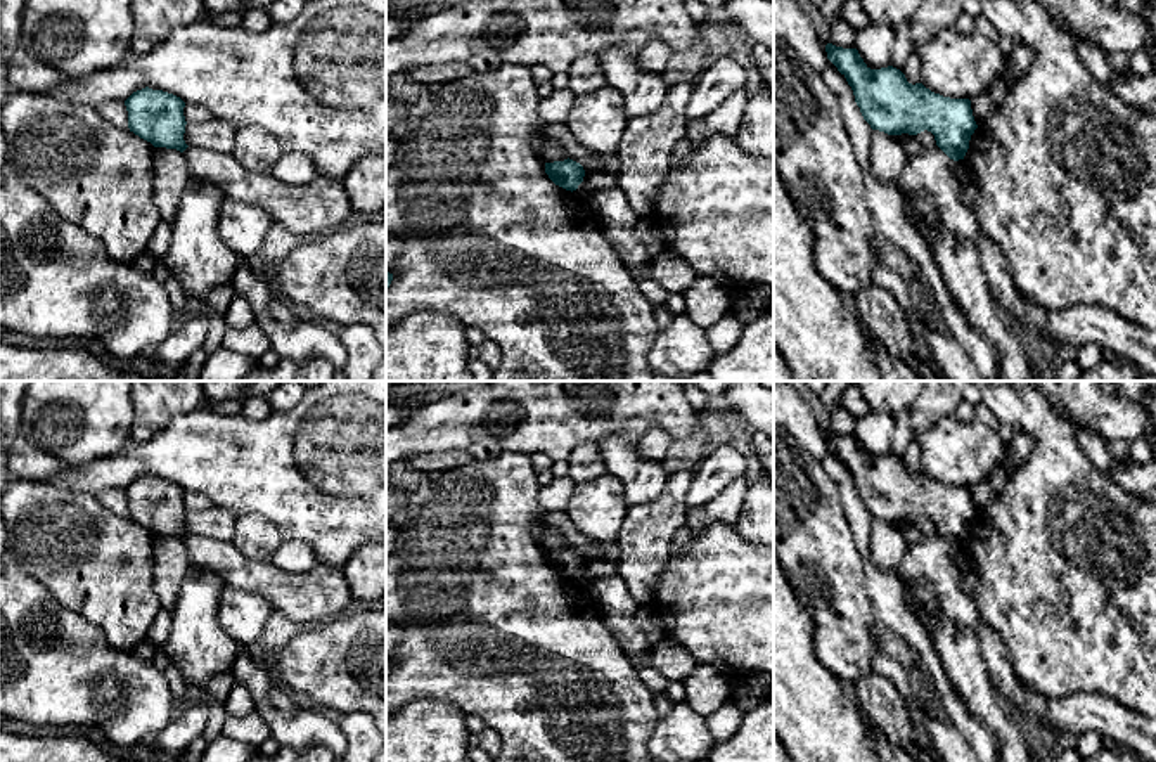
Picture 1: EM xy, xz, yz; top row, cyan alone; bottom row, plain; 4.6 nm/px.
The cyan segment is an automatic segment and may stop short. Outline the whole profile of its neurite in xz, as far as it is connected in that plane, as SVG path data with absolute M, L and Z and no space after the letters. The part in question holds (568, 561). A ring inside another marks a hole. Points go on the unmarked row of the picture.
M569 546L564 549L545 551L545 561L556 573L571 580L578 577L585 565L583 554Z

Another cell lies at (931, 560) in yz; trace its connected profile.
M938 533L909 546L898 575L924 580L934 592L943 615L974 636L978 634L981 617L959 584L955 549Z

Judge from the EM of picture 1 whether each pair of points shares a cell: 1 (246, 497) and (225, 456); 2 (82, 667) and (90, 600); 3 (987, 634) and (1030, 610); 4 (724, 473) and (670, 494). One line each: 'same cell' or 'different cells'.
1: same cell
2: different cells
3: different cells
4: different cells

